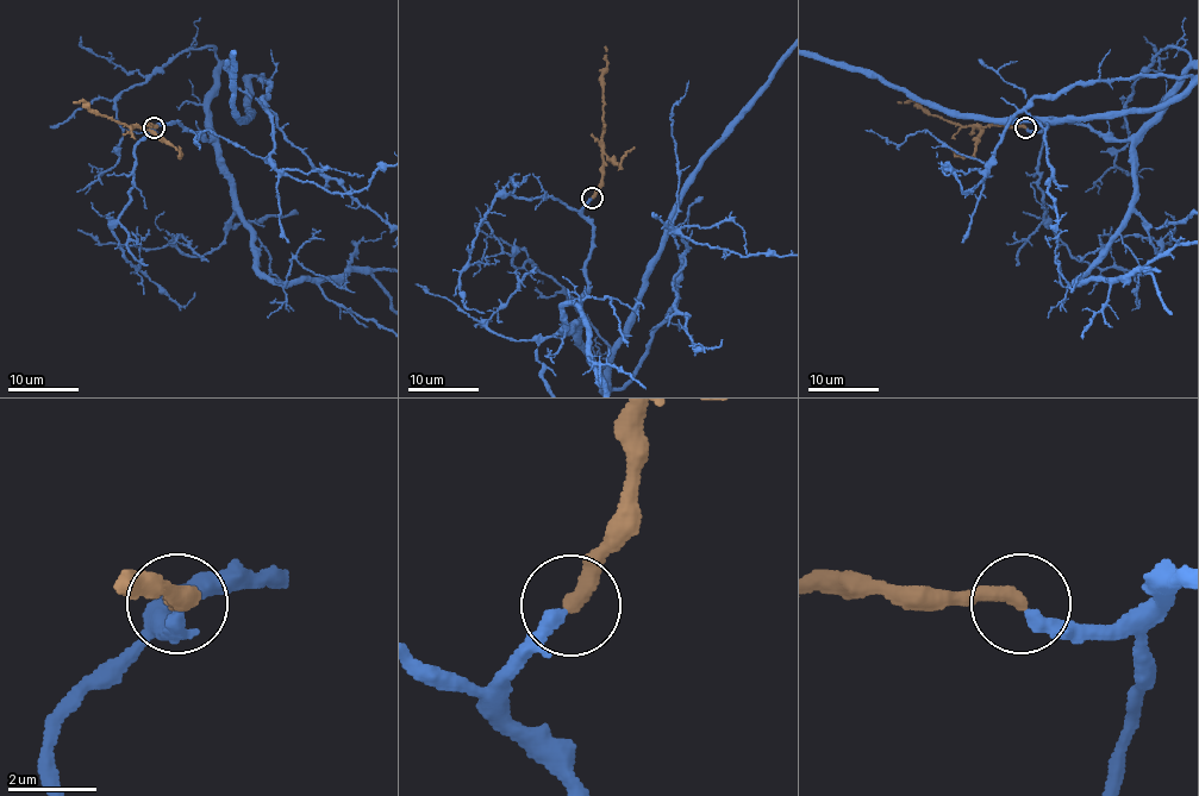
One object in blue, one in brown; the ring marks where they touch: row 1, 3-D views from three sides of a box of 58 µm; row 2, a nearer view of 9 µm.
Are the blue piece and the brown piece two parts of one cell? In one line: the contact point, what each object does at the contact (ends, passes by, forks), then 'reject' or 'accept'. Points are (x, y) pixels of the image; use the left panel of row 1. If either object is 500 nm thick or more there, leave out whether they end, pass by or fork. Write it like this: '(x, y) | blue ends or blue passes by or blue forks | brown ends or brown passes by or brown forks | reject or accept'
(154, 127) | blue passes by | brown ends | accept

